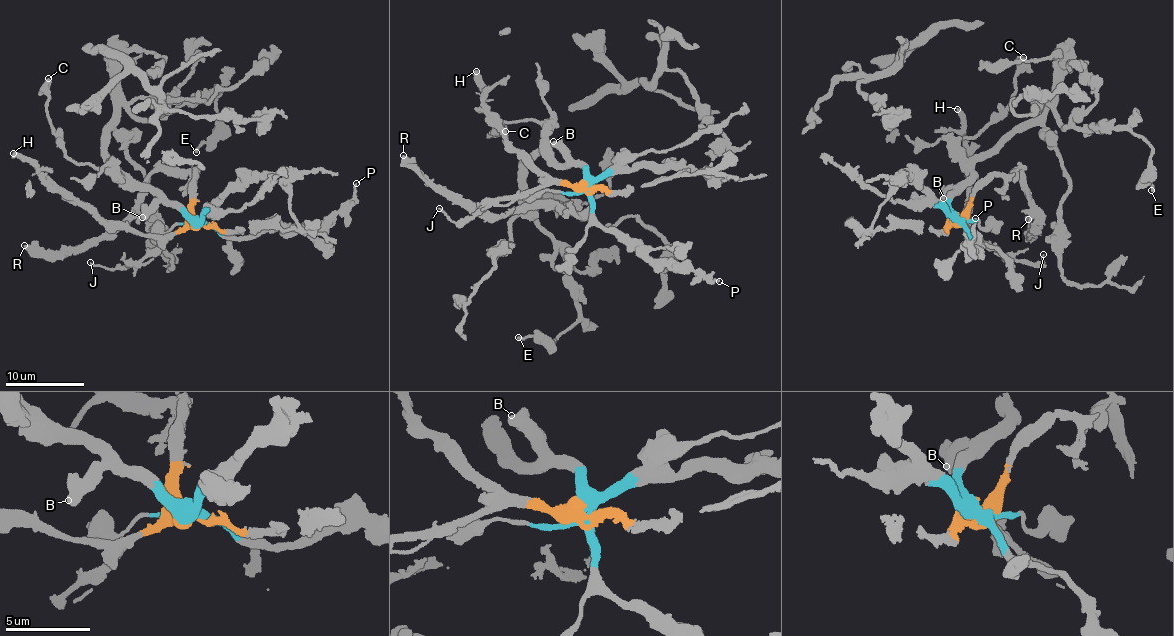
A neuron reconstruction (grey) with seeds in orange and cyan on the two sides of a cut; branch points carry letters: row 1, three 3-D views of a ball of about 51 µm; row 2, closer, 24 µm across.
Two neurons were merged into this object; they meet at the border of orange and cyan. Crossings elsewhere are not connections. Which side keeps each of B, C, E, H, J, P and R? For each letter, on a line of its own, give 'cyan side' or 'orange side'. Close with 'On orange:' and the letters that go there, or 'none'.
B: cyan side
C: cyan side
E: cyan side
H: orange side
J: orange side
P: cyan side
R: orange side
On orange: H, J, R

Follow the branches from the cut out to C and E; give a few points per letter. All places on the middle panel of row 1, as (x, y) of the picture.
C: (587, 188), (584, 168), (556, 163), (537, 122), (526, 118), (505, 121), (492, 131), (504, 128), (506, 132)
E: (587, 188), (584, 168), (547, 162), (543, 153), (532, 153), (522, 169), (577, 319), (544, 343), (517, 337)

